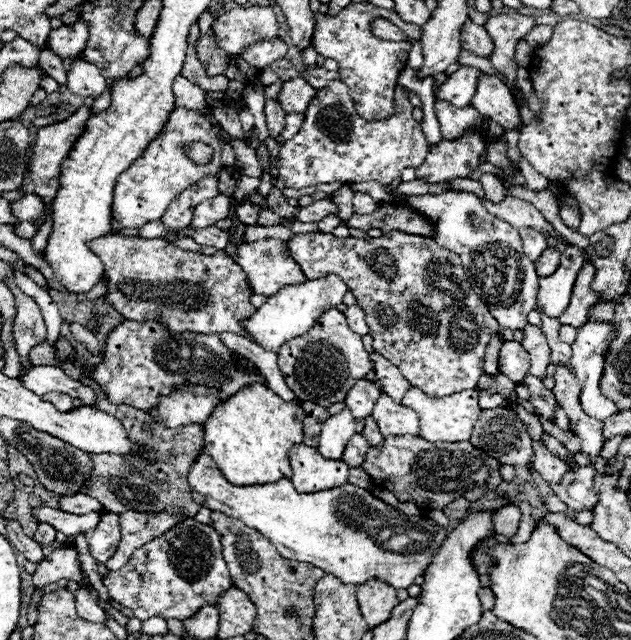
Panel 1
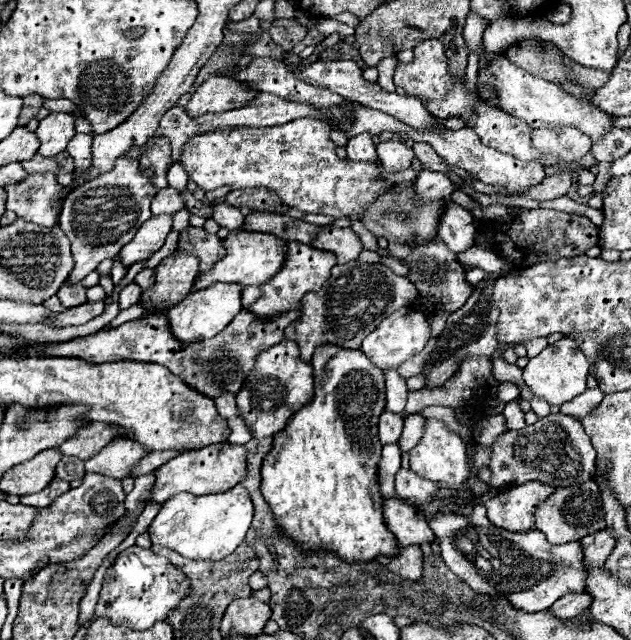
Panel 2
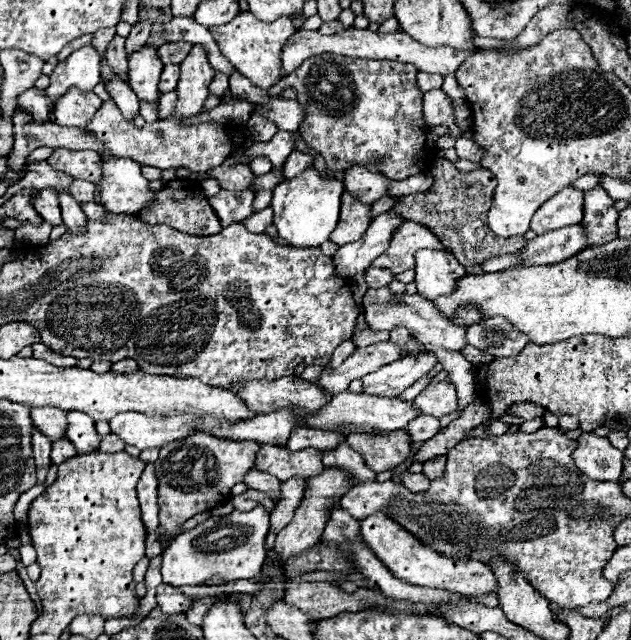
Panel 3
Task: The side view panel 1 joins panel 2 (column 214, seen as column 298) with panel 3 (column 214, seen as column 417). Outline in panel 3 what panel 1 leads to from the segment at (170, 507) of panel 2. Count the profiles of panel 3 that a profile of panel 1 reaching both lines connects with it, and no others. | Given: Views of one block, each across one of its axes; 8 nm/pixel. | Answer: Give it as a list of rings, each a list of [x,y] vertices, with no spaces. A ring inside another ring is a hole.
[[[264,508],[248,512],[230,512],[226,516],[210,516],[188,532],[178,534],[170,546],[162,552],[162,578],[172,586],[202,586],[216,576],[224,580],[254,578],[262,572],[266,552],[264,542],[270,528],[270,514]],[[242,544],[242,546],[226,546]]]

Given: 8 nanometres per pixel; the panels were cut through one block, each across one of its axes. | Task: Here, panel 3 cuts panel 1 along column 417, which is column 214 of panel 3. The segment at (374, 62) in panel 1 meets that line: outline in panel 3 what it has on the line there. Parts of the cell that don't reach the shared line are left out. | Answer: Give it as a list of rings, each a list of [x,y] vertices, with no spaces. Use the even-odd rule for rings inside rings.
[[[238,12],[232,22],[224,24],[224,26],[210,26],[208,30],[212,32],[214,40],[218,42],[222,56],[226,56],[230,60],[230,64],[234,66],[234,70],[240,72],[242,76],[246,76],[254,86],[268,90],[276,82],[280,82],[280,78],[282,78],[280,52],[282,52],[282,46],[286,44],[286,40],[296,32],[296,28],[292,26],[292,20],[288,16],[280,16],[274,22],[262,22],[252,12]]]

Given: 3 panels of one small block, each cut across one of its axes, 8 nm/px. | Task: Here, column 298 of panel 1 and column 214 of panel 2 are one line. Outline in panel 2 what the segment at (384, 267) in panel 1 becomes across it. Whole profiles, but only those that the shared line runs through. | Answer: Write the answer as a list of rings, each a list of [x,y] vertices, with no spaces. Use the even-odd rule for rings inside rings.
[[[188,226],[186,230],[180,232],[180,240],[178,240],[176,250],[200,258],[198,276],[202,272],[210,270],[210,266],[214,266],[226,254],[224,252],[226,248],[222,246],[222,240],[216,234],[208,234],[206,230],[194,228],[194,226]]]

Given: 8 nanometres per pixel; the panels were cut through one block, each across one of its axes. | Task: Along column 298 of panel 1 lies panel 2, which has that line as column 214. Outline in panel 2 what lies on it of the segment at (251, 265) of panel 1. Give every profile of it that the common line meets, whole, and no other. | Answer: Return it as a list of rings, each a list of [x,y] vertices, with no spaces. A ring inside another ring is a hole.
[[[244,230],[230,232],[228,238],[224,240],[224,246],[226,246],[226,256],[196,280],[194,284],[196,290],[208,288],[210,284],[216,284],[216,282],[236,282],[244,286],[264,284],[274,276],[274,272],[278,272],[284,266],[284,260],[286,260],[286,242],[262,232],[256,232],[256,234],[248,234]]]

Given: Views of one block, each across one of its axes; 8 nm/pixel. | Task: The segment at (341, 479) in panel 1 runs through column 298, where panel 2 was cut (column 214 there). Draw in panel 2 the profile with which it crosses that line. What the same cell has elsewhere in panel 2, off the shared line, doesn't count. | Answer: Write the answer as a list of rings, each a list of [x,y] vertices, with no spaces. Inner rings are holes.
[[[210,444],[202,450],[190,450],[182,456],[172,458],[164,466],[156,470],[156,482],[154,482],[154,502],[164,504],[172,496],[180,492],[190,494],[212,494],[212,492],[226,492],[240,484],[246,476],[246,448],[238,444]]]

